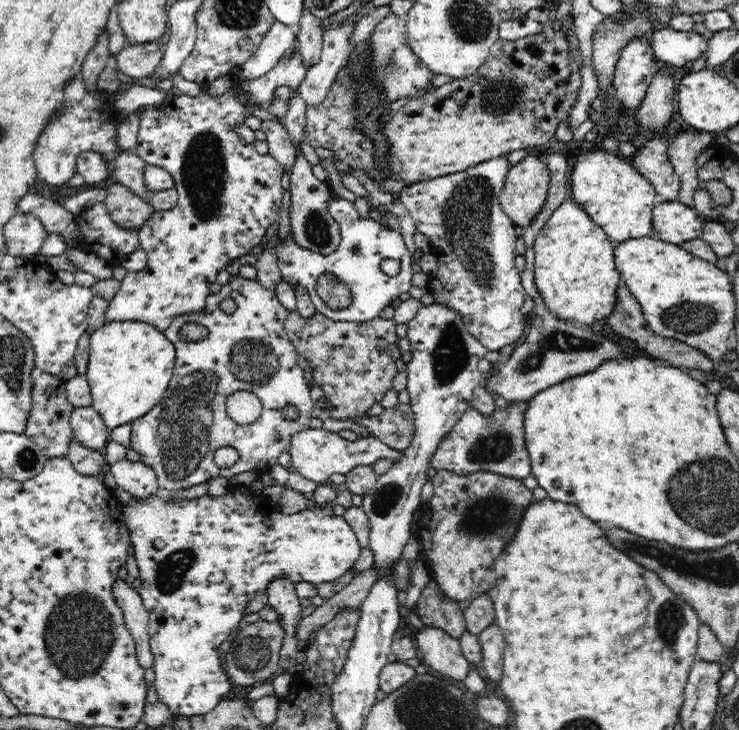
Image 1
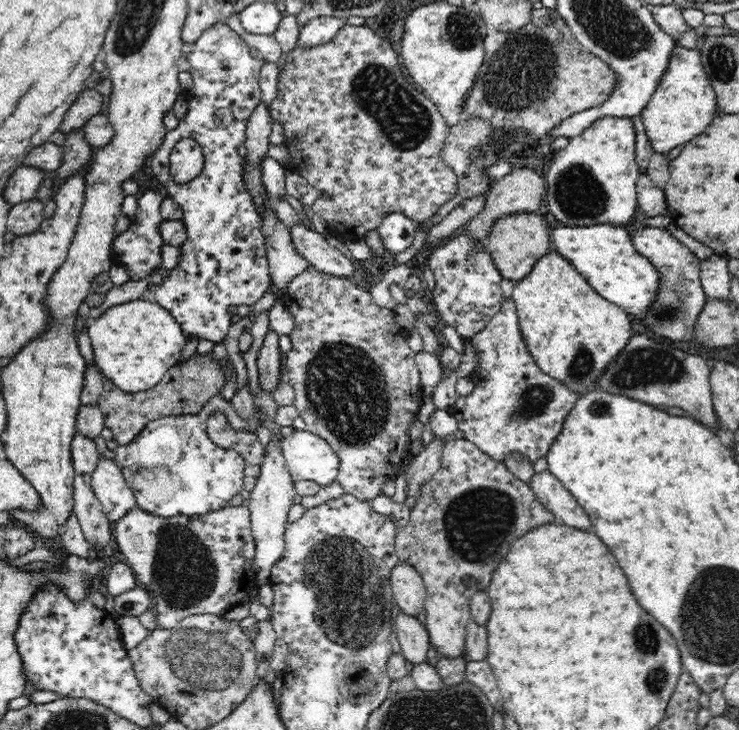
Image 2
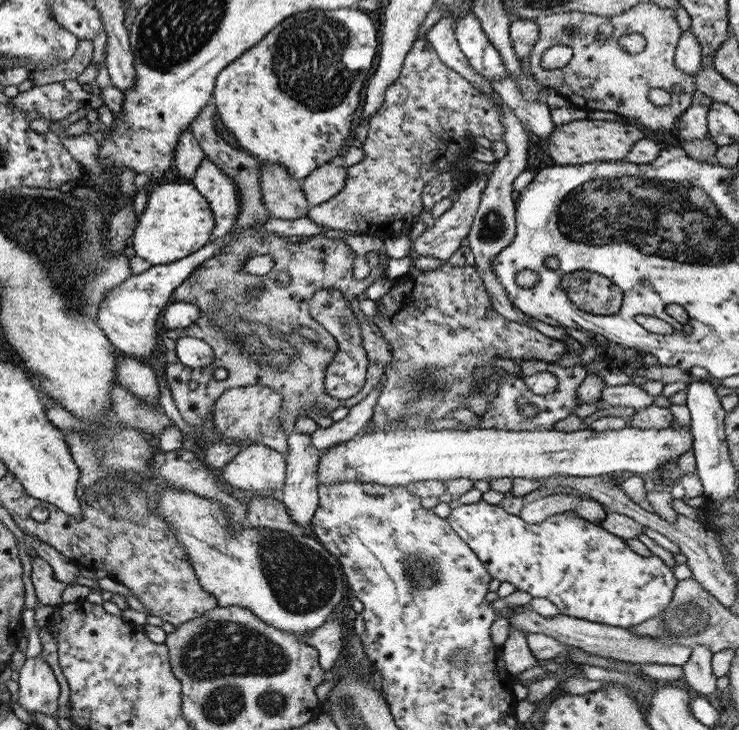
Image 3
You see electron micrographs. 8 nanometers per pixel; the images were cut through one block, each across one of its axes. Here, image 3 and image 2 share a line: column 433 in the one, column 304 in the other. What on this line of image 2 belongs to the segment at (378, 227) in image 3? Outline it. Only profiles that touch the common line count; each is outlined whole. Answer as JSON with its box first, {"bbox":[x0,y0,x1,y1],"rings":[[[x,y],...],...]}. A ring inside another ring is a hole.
{"bbox":[269,24,456,242],"rings":[[[364,24],[358,26],[343,26],[334,35],[334,38],[332,40],[329,40],[326,44],[322,44],[322,46],[310,48],[310,50],[304,50],[303,48],[298,48],[296,46],[294,50],[292,50],[292,52],[288,54],[287,65],[283,73],[279,76],[278,87],[278,97],[276,98],[276,100],[274,100],[274,103],[271,103],[269,110],[272,118],[275,118],[276,120],[282,120],[285,132],[287,133],[286,144],[288,149],[290,149],[290,160],[286,165],[292,169],[298,169],[298,171],[302,173],[302,176],[304,176],[304,178],[306,178],[306,180],[308,180],[308,182],[310,182],[310,184],[317,190],[318,197],[310,206],[314,213],[326,220],[328,224],[330,224],[330,226],[334,226],[334,228],[336,228],[337,236],[340,241],[345,242],[348,239],[356,240],[365,238],[365,234],[369,230],[377,229],[381,226],[381,223],[384,221],[384,218],[386,218],[386,216],[395,213],[401,213],[402,215],[404,215],[404,217],[410,219],[410,221],[412,221],[412,223],[414,224],[424,223],[430,220],[430,218],[434,217],[436,212],[441,208],[442,204],[444,204],[450,197],[453,197],[456,194],[456,173],[446,164],[446,161],[442,159],[442,150],[444,149],[444,146],[446,145],[449,136],[449,127],[447,126],[445,119],[441,116],[439,109],[431,102],[430,99],[428,99],[424,94],[422,94],[422,92],[416,86],[412,86],[410,82],[406,81],[406,78],[404,78],[404,74],[402,74],[402,71],[400,71],[400,62],[398,62],[398,54],[396,54],[396,52],[394,51],[392,45],[390,45],[389,42],[386,42],[386,40],[382,39],[382,37],[378,36],[378,34],[376,34],[376,32],[374,32],[372,28],[368,27],[368,25]]]}

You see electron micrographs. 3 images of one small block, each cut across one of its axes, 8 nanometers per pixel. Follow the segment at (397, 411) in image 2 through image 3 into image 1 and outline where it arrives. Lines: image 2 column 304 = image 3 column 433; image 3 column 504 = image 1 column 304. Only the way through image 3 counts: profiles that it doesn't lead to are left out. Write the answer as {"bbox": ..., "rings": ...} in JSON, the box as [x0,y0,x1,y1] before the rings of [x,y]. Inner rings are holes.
{"bbox":[284,310,401,420],"rings":[[[297,310],[289,311],[284,325],[287,337],[294,345],[295,352],[300,358],[308,361],[313,381],[322,386],[323,396],[327,402],[330,402],[327,410],[324,410],[324,416],[332,416],[332,418],[340,418],[340,420],[346,420],[350,416],[360,418],[374,402],[382,403],[388,390],[393,390],[394,376],[398,374],[395,364],[396,360],[401,358],[396,325],[394,319],[380,317],[361,323],[334,322],[318,312],[311,319],[308,319],[302,317]]]}

